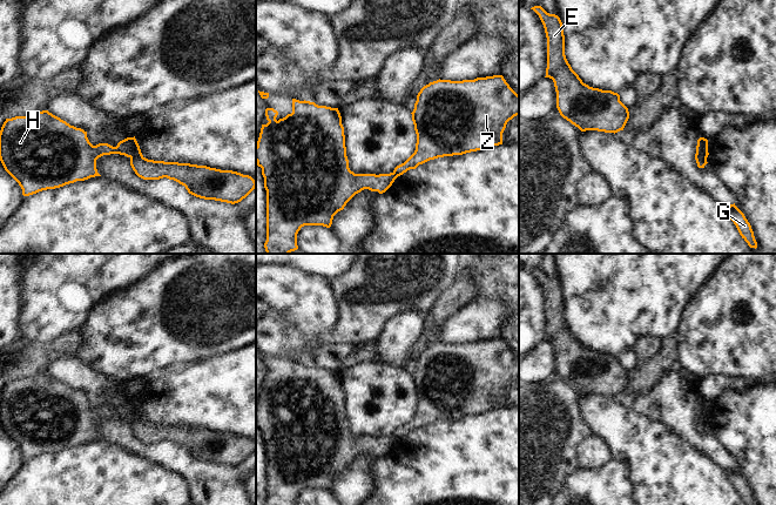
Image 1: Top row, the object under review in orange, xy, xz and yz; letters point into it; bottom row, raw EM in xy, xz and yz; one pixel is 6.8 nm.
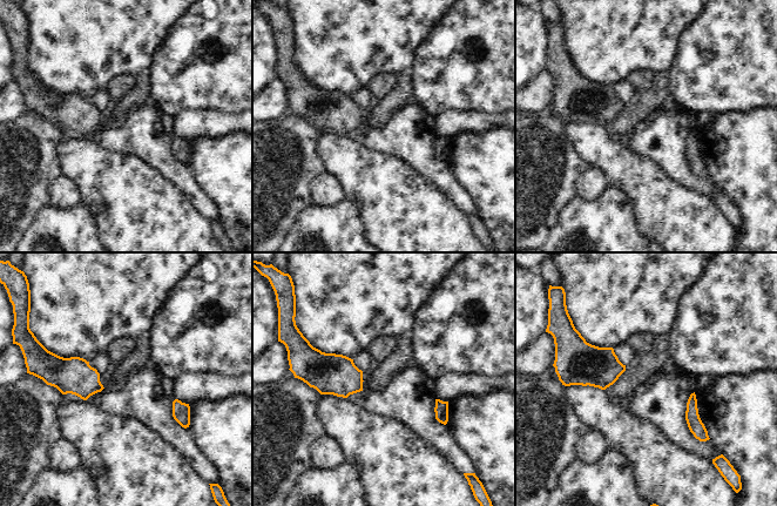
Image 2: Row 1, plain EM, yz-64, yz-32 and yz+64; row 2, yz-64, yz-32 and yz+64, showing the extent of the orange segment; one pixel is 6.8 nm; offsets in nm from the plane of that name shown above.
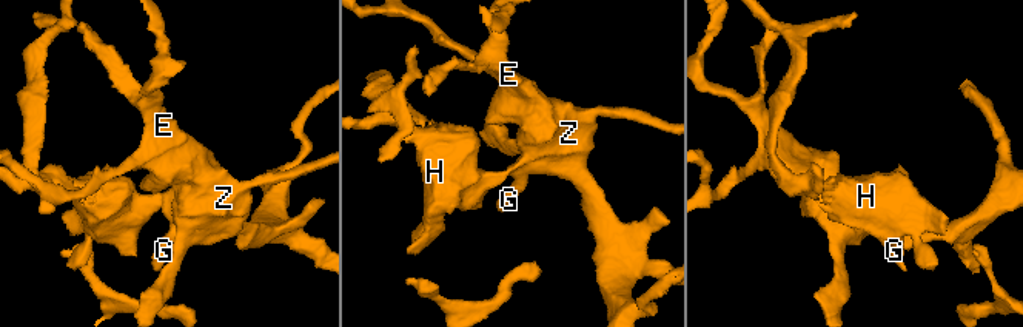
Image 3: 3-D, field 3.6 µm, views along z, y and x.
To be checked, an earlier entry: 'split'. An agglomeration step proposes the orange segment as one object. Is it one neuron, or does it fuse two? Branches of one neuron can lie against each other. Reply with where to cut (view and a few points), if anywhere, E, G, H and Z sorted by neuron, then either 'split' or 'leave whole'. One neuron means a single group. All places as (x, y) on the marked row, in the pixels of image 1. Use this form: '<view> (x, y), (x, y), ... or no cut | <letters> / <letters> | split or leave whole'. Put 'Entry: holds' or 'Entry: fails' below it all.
yz (702, 137), (702, 154), (706, 157) | E G Z / H | split
Entry: holds

